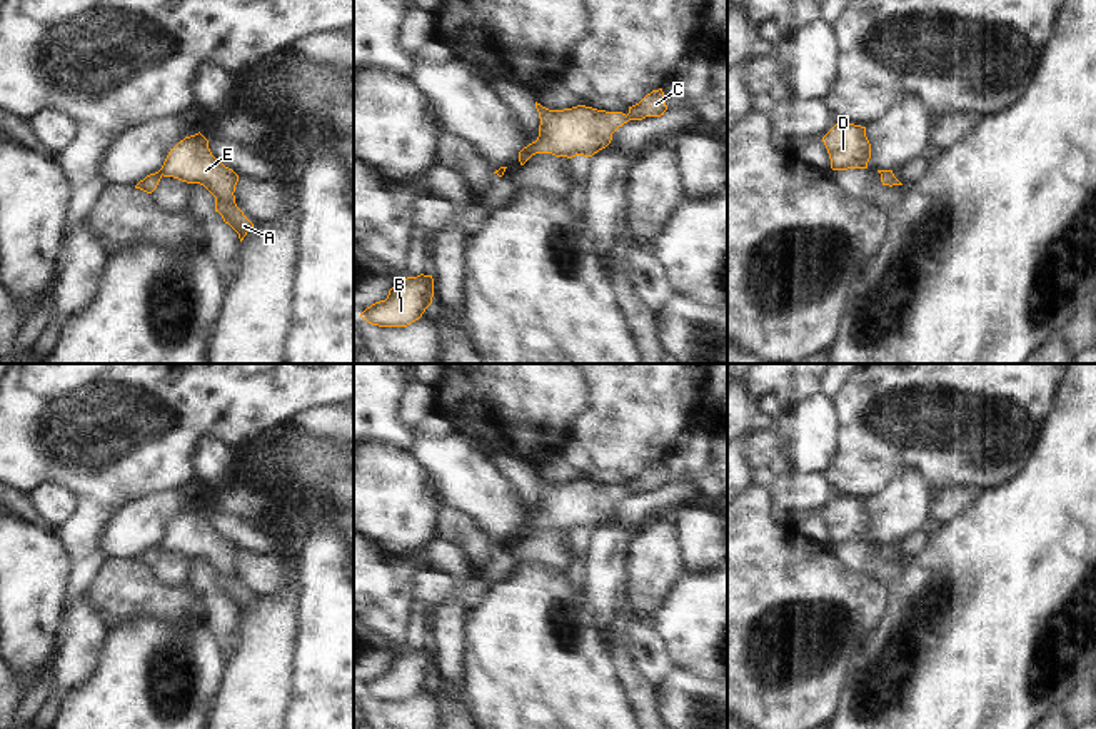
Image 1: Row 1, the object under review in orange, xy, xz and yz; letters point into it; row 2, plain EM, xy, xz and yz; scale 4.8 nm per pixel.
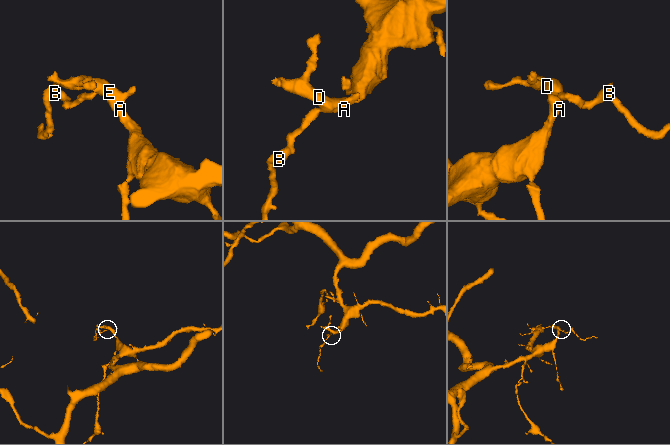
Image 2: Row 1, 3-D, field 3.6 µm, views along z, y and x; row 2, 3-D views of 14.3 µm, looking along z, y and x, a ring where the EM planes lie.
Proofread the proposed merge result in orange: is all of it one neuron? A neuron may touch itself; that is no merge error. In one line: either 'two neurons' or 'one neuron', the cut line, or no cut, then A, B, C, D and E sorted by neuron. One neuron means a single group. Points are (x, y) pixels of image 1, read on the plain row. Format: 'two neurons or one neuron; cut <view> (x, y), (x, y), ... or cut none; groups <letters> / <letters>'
one neuron; cut none; groups A B C D E

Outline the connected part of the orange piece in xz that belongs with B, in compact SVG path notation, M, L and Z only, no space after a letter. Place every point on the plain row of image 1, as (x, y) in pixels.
M432 649L407 651L389 664L385 674L372 677L360 691L379 701L407 701L422 691L432 671Z

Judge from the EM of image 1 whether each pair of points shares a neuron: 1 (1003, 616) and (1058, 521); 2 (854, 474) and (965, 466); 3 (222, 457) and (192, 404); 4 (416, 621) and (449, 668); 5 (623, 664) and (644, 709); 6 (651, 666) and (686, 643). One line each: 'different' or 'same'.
1: same
2: same
3: different
4: different
5: same
6: different

